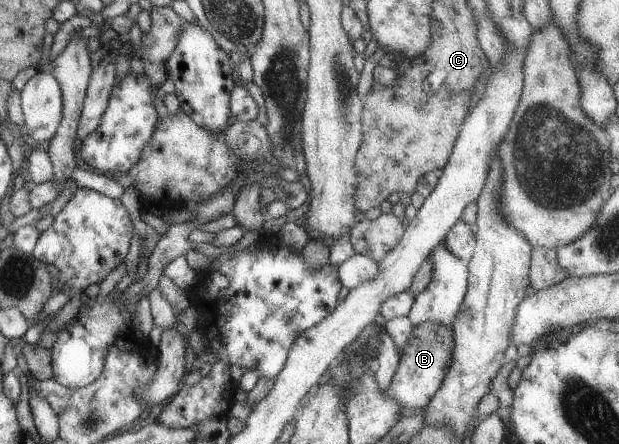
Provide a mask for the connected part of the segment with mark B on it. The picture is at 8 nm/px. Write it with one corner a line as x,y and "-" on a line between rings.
424,322
413,326
406,345
403,347
403,352
399,357
398,367
392,374
390,383
386,389
386,395
393,397
401,405
401,410
404,407
422,410
428,401
430,401
434,392
441,386
441,381
444,379
447,367
451,362
452,346
453,333
451,326
443,326
432,322

